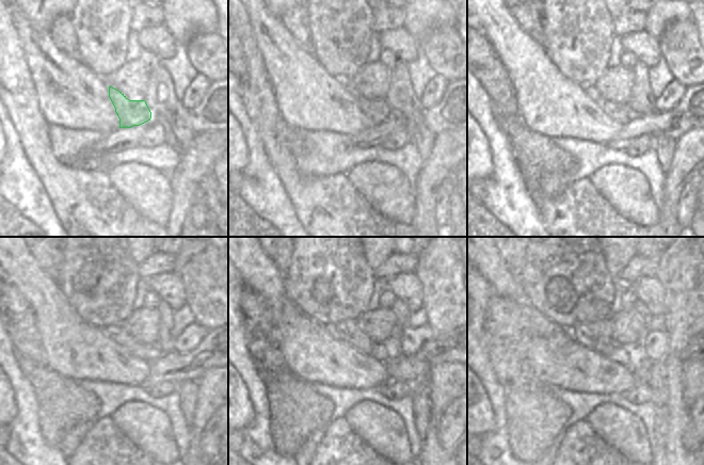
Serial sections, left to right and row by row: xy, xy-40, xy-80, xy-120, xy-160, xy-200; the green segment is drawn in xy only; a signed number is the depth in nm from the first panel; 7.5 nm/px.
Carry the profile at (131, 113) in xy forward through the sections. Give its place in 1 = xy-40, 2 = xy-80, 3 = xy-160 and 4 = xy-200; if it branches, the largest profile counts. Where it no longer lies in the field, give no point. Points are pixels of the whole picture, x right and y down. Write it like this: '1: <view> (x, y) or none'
1: xy-40 (378, 111)
2: xy-80 (618, 111)
3: xy-160 (350, 331)
4: xy-200 (597, 336)

